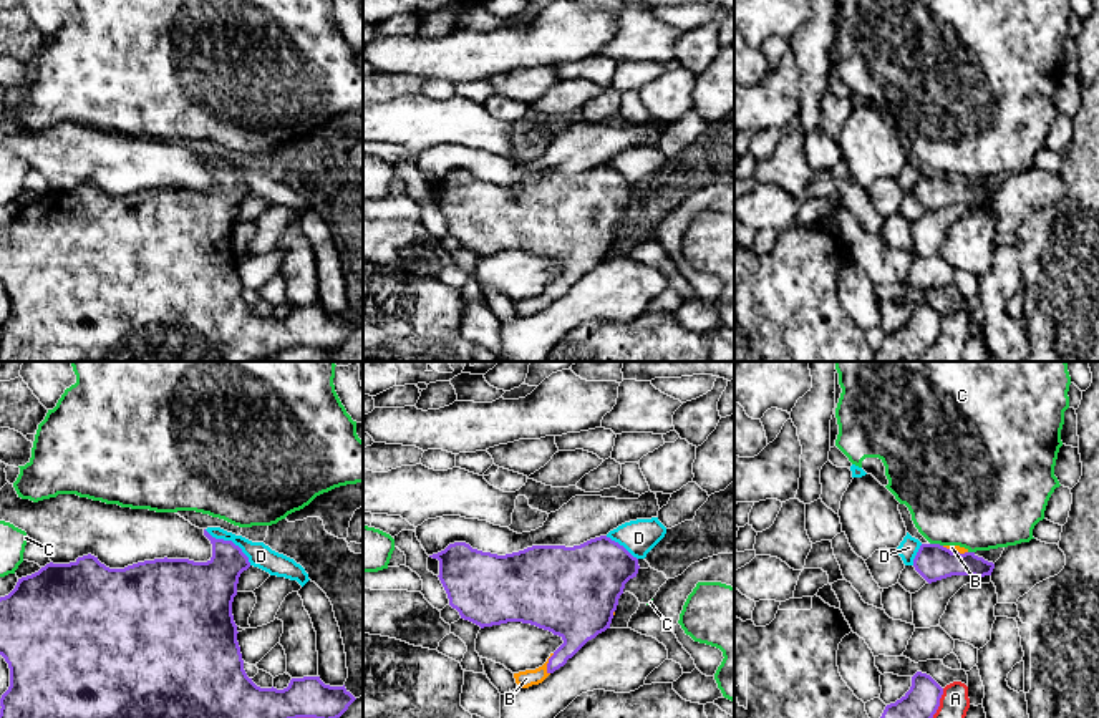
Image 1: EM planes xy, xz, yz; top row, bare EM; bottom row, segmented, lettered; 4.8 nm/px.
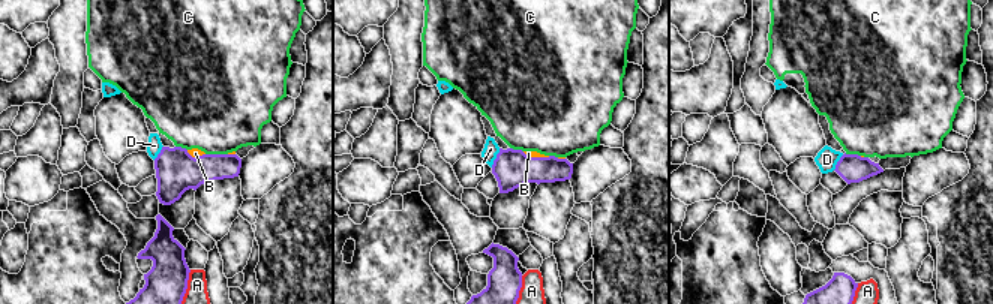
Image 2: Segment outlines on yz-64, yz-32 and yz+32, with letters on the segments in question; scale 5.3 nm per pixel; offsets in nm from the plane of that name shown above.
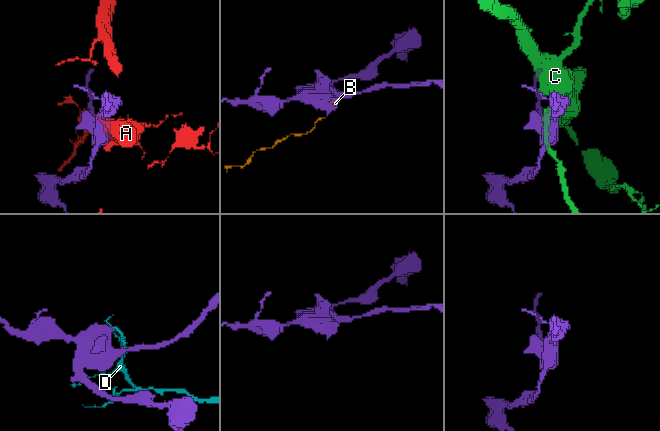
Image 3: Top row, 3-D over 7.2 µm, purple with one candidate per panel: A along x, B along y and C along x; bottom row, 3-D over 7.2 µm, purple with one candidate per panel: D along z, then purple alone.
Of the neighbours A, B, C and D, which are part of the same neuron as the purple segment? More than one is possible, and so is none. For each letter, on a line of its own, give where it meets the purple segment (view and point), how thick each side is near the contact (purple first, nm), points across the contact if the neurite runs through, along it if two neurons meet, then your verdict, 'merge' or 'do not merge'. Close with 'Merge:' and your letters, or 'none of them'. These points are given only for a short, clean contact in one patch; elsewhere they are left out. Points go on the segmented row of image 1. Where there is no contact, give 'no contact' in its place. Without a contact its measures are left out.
A: contact yz (939, 703); calibres 170 and 140 nm; do not merge
B: contact xz (547, 664); calibres 220 and 80 nm; merge
C: contact yz (937, 544); calibres 180 and 460 nm; do not merge
D: contact xy (231, 541); calibres 260 and 120 nm; border xy (204, 529), (216, 538), (231, 539), (251, 564); do not merge
Merge: B

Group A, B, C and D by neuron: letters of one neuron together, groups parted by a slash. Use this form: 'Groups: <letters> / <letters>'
Groups: A / B / C / D

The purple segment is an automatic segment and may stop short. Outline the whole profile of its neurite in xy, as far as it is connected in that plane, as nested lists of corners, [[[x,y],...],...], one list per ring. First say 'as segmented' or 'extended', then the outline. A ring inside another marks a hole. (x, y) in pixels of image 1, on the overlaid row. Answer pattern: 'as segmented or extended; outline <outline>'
as segmented; outline [[[206,529],[204,536],[212,544],[212,557],[207,562],[164,557],[124,569],[109,569],[88,554],[70,564],[50,562],[38,572],[18,579],[15,589],[0,597],[0,655],[10,668],[10,686],[0,698],[0,718],[340,718],[356,700],[345,685],[330,686],[320,677],[303,677],[292,678],[287,688],[277,690],[260,688],[247,677],[232,602],[237,595],[239,577],[250,567],[250,562],[232,541],[215,539]]]

